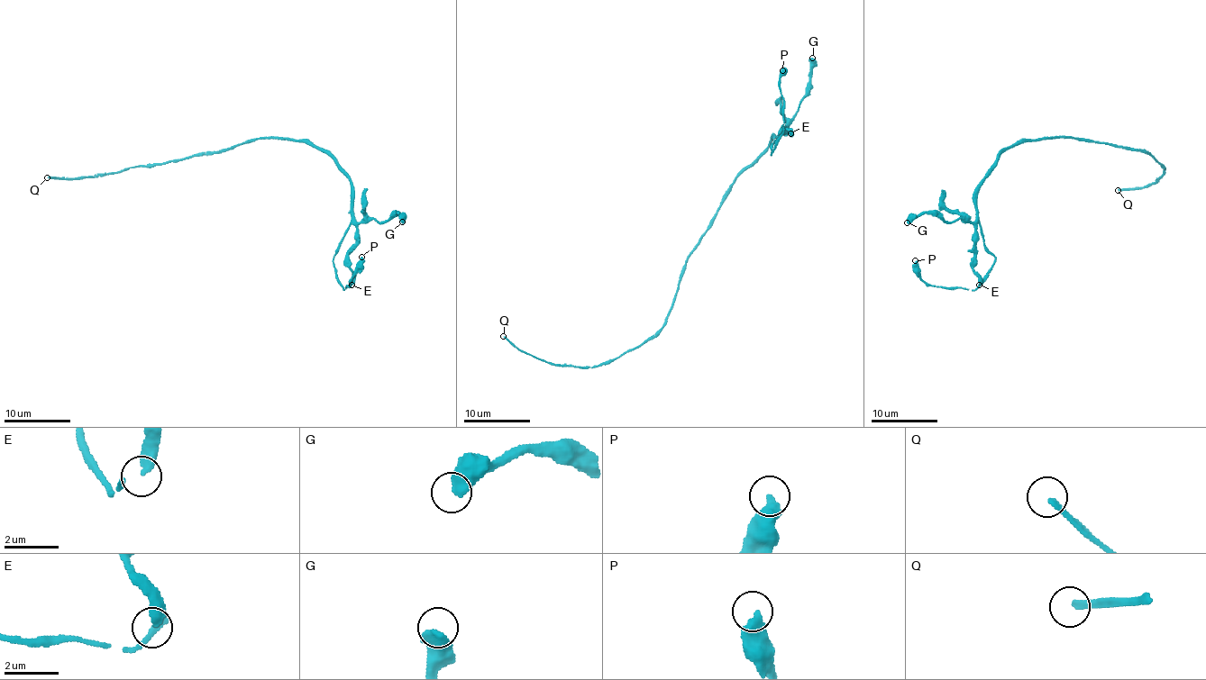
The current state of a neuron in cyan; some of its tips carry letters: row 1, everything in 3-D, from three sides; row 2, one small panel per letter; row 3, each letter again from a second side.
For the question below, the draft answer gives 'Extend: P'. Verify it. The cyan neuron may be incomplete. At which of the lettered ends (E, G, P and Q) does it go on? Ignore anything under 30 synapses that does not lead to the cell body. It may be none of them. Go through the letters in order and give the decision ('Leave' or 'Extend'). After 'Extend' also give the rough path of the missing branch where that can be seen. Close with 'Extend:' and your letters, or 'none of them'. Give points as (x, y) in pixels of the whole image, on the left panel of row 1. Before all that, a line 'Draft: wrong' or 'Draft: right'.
Draft: wrong
E: Leave
G: Leave
P: Leave
Q: Extend
Extend: Q

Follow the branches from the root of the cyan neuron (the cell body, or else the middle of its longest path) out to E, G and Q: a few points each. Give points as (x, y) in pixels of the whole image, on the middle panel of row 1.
E: (708, 223), (734, 180), (762, 155), (772, 139), (787, 133), (781, 132), (784, 129), (790, 133)
G: (708, 223), (734, 180), (762, 155), (772, 139), (782, 131), (793, 117), (806, 93), (812, 58)
Q: (708, 223), (708, 230), (687, 259), (666, 322), (618, 358), (593, 367), (554, 365), (519, 351), (503, 336)

